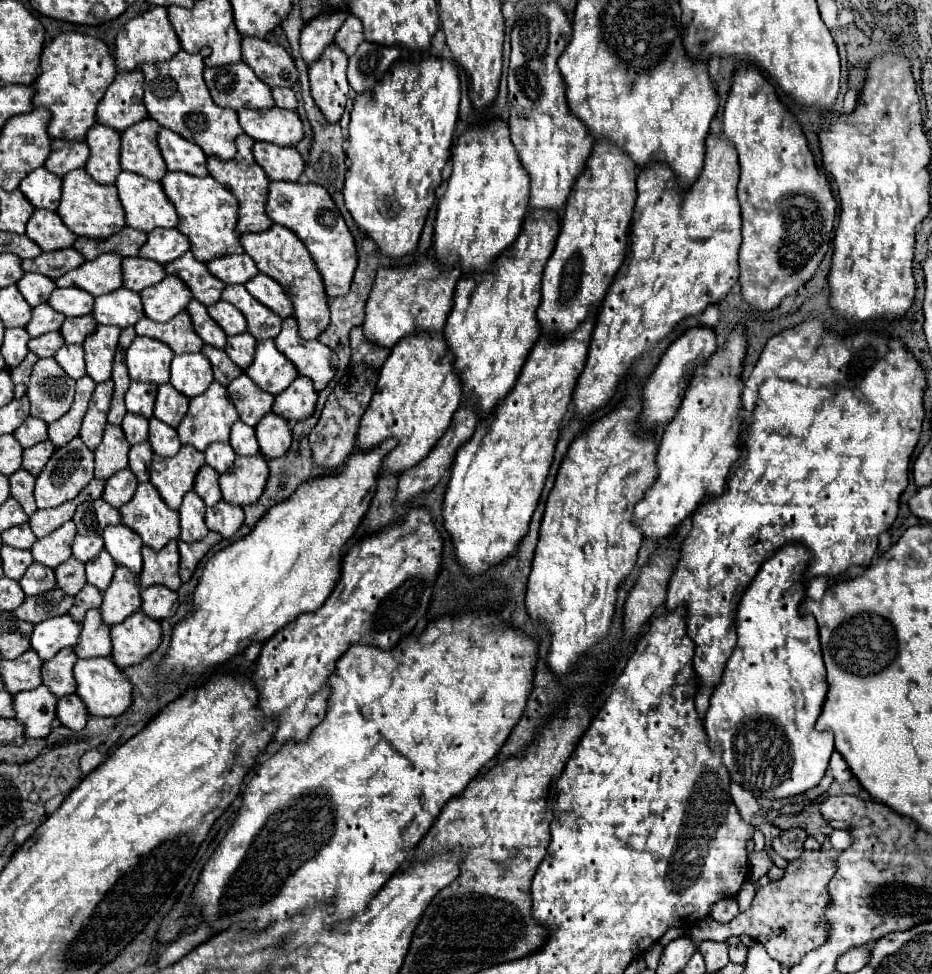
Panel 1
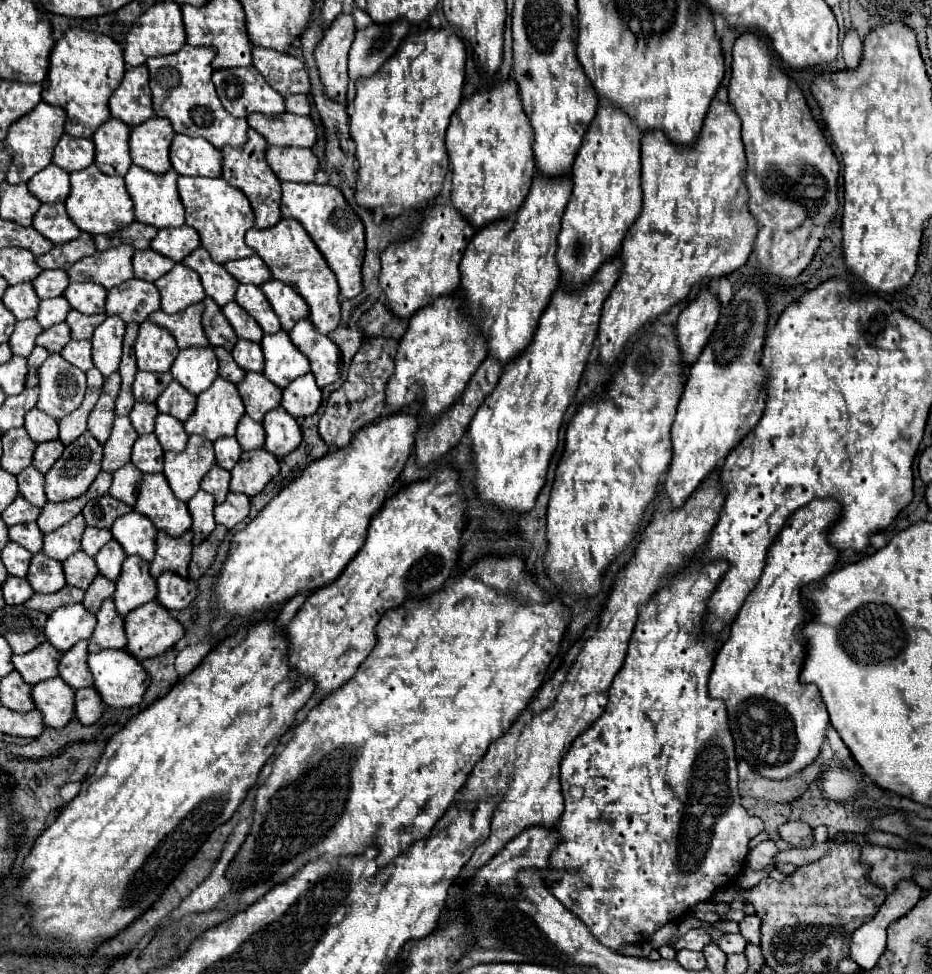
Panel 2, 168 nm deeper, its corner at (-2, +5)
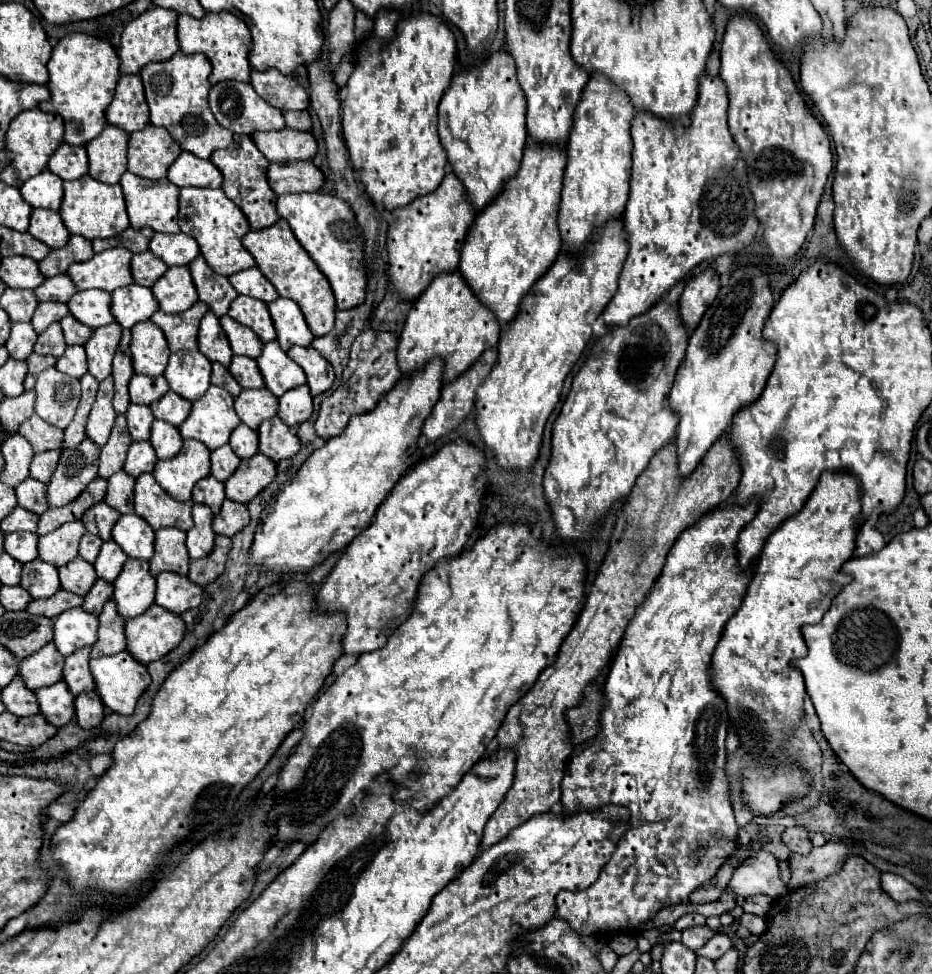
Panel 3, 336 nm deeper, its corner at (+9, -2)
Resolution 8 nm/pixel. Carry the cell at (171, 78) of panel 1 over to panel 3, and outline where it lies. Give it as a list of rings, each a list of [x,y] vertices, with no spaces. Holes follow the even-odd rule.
[[[180,50],[164,62],[146,64],[140,70],[140,78],[144,82],[146,90],[146,102],[150,106],[150,124],[166,128],[174,142],[200,158],[210,158],[212,152],[232,146],[234,134],[220,126],[210,112],[208,106],[208,90],[210,90],[210,62],[204,58],[204,54],[192,54],[186,56]]]

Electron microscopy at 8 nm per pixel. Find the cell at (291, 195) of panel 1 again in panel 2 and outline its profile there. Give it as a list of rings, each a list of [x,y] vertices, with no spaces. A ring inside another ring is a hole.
[[[283,183],[283,199],[281,199],[281,213],[283,217],[297,219],[317,249],[327,259],[331,271],[337,275],[341,297],[351,299],[363,291],[361,283],[361,265],[365,255],[365,227],[351,205],[345,201],[343,193],[331,185],[319,183]]]

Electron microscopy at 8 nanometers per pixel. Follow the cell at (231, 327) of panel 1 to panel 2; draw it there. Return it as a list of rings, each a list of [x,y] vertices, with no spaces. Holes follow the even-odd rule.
[[[235,301],[227,303],[223,307],[223,313],[225,317],[229,319],[229,323],[233,325],[235,333],[239,339],[247,339],[247,341],[253,341],[253,343],[261,343],[263,339],[263,329],[259,327],[259,323],[245,311],[241,309]]]

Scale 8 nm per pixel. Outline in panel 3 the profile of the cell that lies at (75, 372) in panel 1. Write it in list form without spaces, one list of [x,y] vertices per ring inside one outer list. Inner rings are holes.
[[[68,346],[66,352],[56,360],[56,370],[72,376],[82,378],[86,370],[86,352],[82,346]]]

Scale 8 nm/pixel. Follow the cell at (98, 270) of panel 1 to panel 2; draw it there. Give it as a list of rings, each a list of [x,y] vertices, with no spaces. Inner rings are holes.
[[[119,245],[111,247],[107,251],[97,251],[95,255],[89,255],[75,265],[69,267],[69,279],[71,281],[93,281],[103,285],[105,289],[113,289],[119,283],[133,279],[133,259],[135,247],[131,245]]]

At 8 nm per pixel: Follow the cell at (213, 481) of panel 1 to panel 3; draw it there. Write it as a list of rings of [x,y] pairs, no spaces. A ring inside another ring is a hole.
[[[206,476],[206,478],[202,478],[200,482],[196,482],[196,486],[194,486],[194,490],[192,490],[192,500],[210,506],[210,510],[212,510],[214,514],[220,512],[220,506],[222,506],[222,502],[224,502],[224,498],[226,498],[226,496],[224,496],[224,484],[218,482],[218,480],[212,478],[212,476]]]

